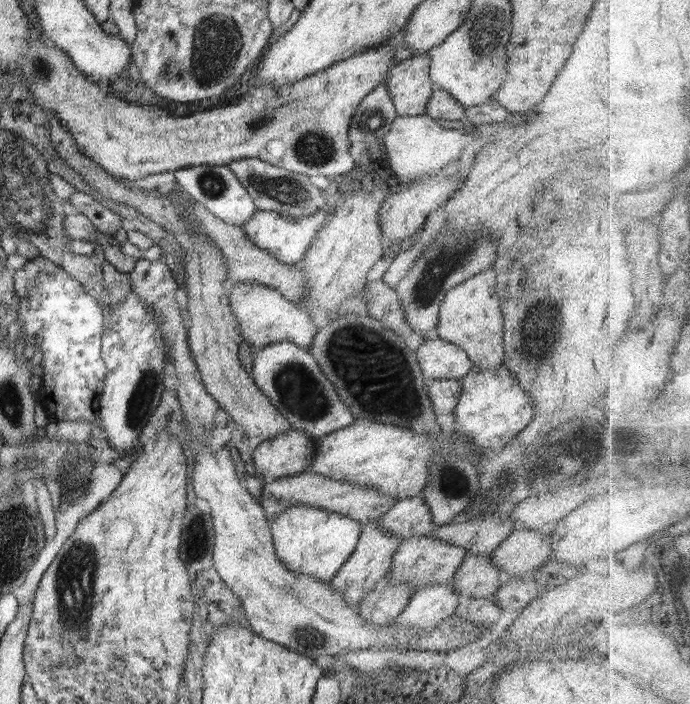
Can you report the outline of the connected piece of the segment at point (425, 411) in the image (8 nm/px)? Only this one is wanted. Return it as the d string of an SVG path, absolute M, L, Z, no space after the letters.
M348 314L319 328L314 337L313 346L309 349L310 354L316 359L326 378L334 385L338 397L350 407L350 411L354 413L354 420L366 418L374 422L396 424L432 437L442 433L440 424L436 422L437 414L434 412L432 400L424 386L423 372L414 352L406 346L406 340L399 333L386 328L381 320L372 318L368 314Z

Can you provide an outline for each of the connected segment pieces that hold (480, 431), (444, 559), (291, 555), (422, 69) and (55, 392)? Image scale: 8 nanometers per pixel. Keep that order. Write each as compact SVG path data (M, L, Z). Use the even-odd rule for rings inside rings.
M503 364L494 369L472 368L459 382L462 393L453 412L454 431L458 431L472 447L480 447L490 453L499 451L516 438L536 414L534 399L522 389L516 375Z
M432 532L420 535L419 538L414 535L413 538L406 538L398 546L388 578L391 578L392 583L398 583L398 581L408 581L410 583L412 581L414 590L412 590L411 594L422 589L424 585L436 585L436 583L448 585L466 556L467 551L464 548L447 544L435 538Z
M300 503L280 510L269 523L276 555L285 566L295 574L313 576L328 583L354 553L364 525L346 515L330 513Z
M426 53L418 54L399 64L392 64L387 71L385 86L398 115L426 115L426 104L436 88L431 82L431 63Z
M42 254L30 260L27 259L22 270L16 270L12 273L15 282L14 292L20 298L19 309L17 310L18 316L16 317L16 325L14 324L13 330L15 330L16 336L21 336L21 338L26 340L25 344L27 350L36 355L43 371L42 377L40 377L42 381L38 390L38 400L40 400L41 404L48 412L48 417L50 420L67 420L73 422L77 422L77 420L84 420L86 422L94 422L94 420L96 420L96 416L98 416L99 410L98 396L102 394L102 389L104 388L104 379L106 378L106 362L102 360L101 350L102 329L104 329L105 322L102 307L100 307L100 304L98 304L98 300L95 298L95 296L86 292L85 288L77 280L74 280L72 277L70 277L70 275L66 272L66 270L64 270L64 268L62 268L62 266L54 264L54 262L48 260L48 258L44 258Z

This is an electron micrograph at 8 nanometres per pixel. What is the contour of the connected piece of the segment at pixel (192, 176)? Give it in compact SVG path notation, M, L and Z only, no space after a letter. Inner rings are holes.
M227 165L182 167L175 171L177 183L195 202L202 204L216 218L233 225L243 225L257 212L253 199L246 193L242 182Z

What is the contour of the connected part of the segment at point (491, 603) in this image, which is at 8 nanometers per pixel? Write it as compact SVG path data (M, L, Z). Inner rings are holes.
M496 594L480 598L460 595L460 603L454 614L470 623L492 624L499 616L504 615L504 611L497 604Z

